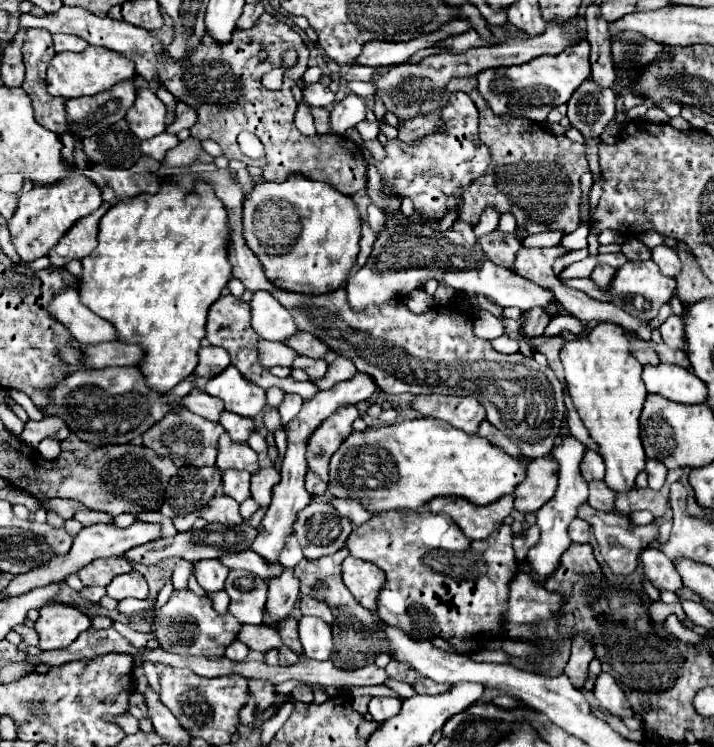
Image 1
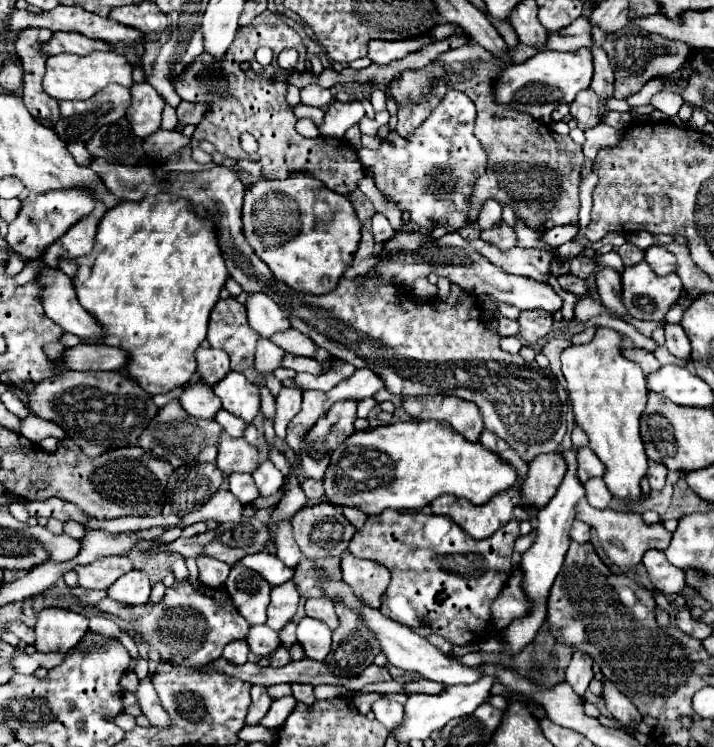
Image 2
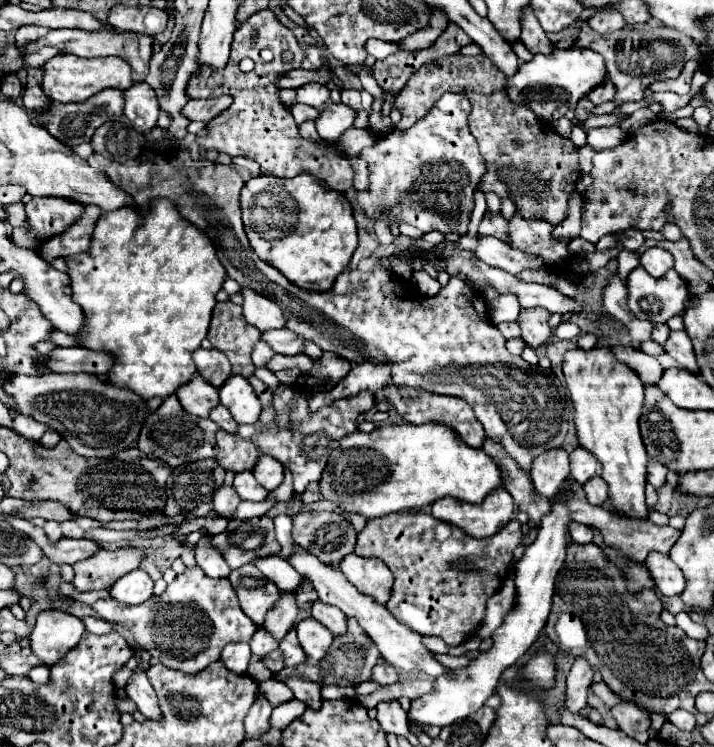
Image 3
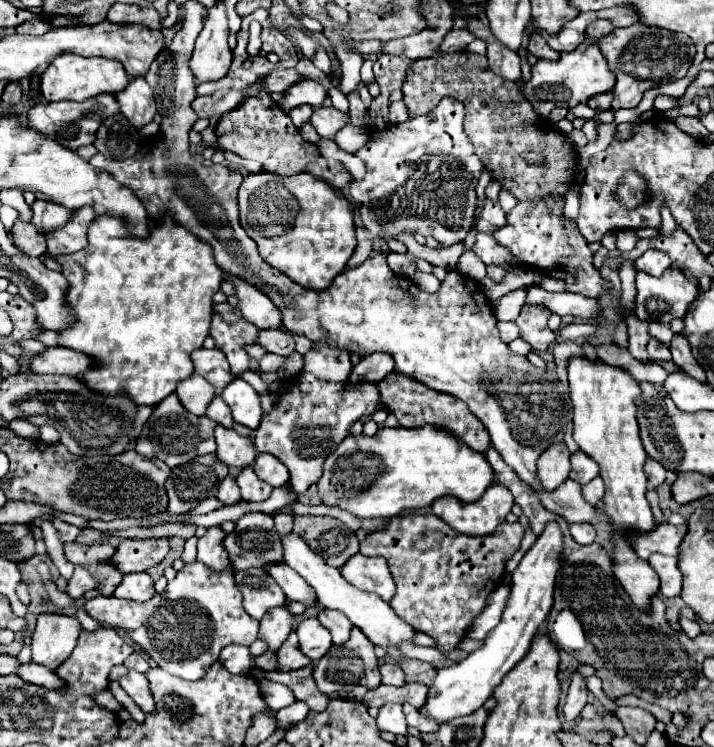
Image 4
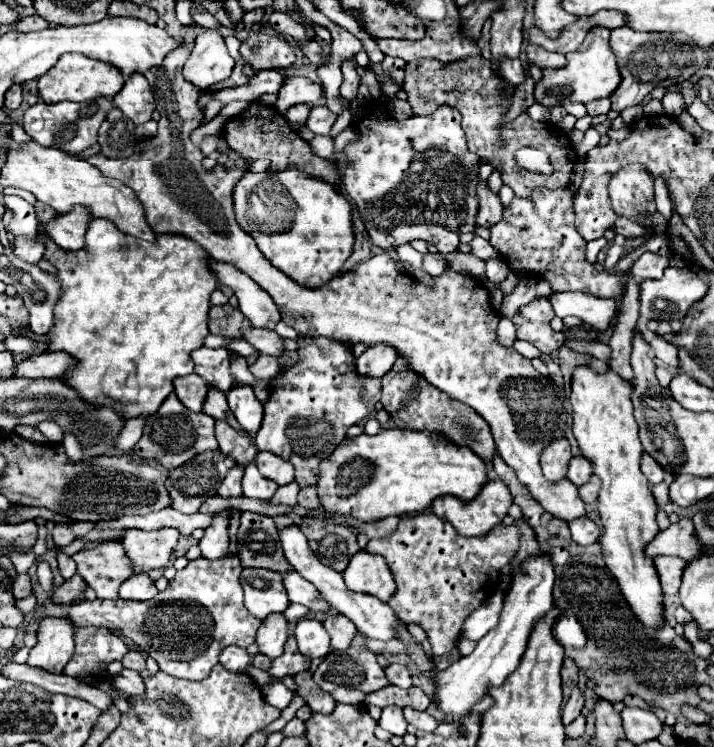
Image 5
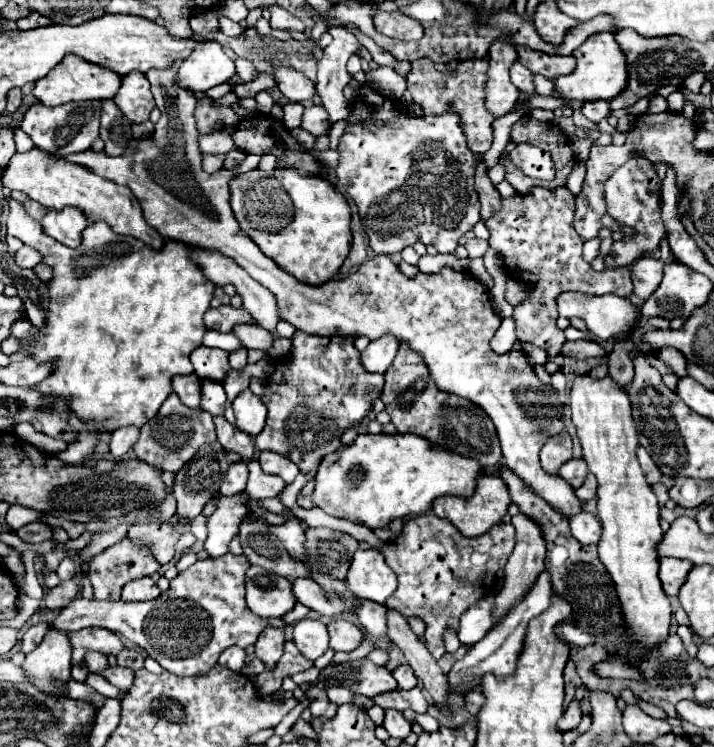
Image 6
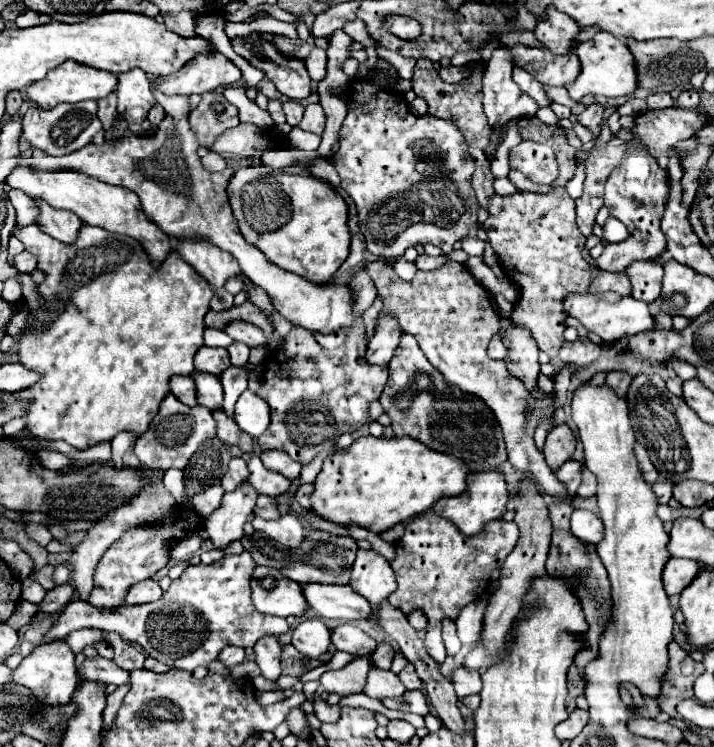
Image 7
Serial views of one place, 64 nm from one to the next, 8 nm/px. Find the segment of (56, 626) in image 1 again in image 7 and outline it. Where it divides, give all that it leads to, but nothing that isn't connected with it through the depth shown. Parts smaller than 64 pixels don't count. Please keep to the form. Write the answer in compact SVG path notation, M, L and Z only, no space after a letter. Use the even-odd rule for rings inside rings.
M64 640L50 642L50 644L40 644L30 656L26 656L20 666L12 672L12 682L26 686L32 690L36 698L42 698L44 704L56 708L64 706L70 702L76 686L78 686L78 674L76 674L76 664L74 664L74 652L68 648Z

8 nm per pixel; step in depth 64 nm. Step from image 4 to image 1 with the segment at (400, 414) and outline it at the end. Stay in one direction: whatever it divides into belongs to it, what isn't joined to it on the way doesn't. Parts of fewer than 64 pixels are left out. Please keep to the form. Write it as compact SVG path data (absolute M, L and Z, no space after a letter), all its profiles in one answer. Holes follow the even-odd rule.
M440 394L414 396L410 406L426 418L444 420L468 434L476 434L480 422L486 418L484 408L472 396L466 396L466 398L440 396Z

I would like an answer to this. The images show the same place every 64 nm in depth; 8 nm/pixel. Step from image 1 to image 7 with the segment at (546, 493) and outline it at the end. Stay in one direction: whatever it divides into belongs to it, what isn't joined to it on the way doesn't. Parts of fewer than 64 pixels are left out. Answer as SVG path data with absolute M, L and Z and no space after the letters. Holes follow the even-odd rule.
M558 424L548 432L544 456L552 470L558 470L566 460L570 460L574 450L576 450L576 438L566 424Z

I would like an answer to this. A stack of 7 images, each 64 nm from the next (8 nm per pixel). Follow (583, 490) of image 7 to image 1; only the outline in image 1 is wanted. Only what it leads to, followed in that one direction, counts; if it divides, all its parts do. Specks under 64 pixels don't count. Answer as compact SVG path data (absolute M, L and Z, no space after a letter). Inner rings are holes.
M594 480L588 484L590 488L590 496L588 496L588 504L596 510L602 510L602 512L612 512L614 510L614 498L616 498L616 492L612 492L604 482L600 480Z

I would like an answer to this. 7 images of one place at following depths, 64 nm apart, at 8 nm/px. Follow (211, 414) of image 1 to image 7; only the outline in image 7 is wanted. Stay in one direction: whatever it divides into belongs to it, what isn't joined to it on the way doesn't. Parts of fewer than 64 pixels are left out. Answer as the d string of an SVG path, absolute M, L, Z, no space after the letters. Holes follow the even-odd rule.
M172 376L170 392L188 406L196 406L196 386L192 376Z

